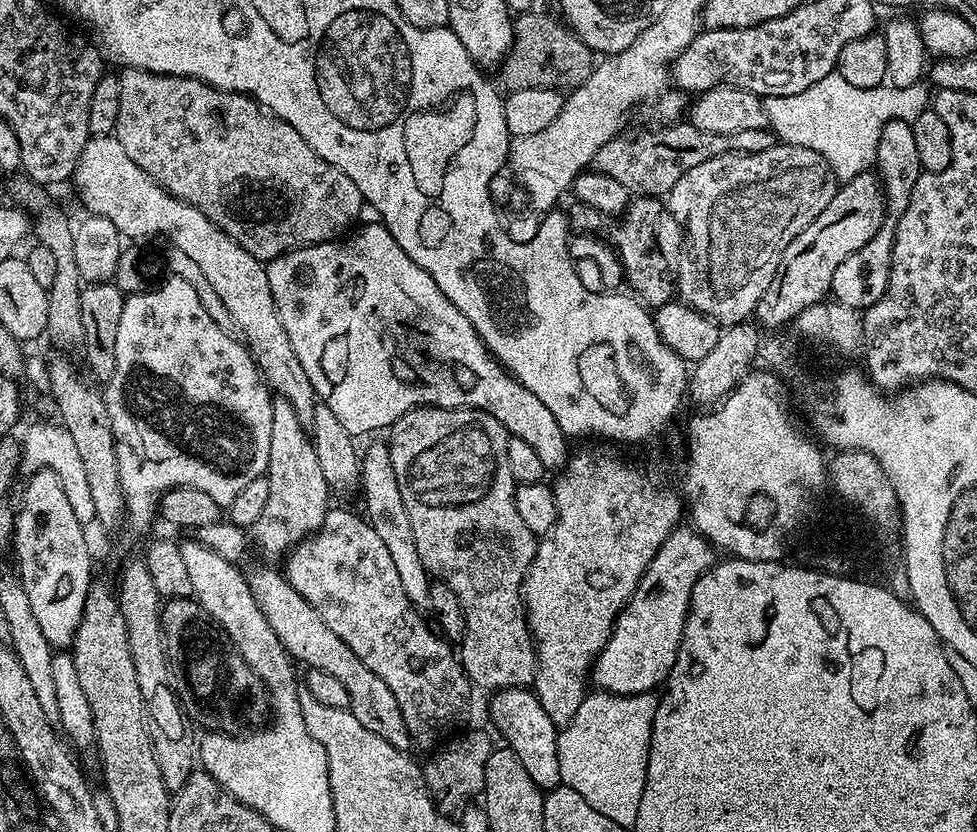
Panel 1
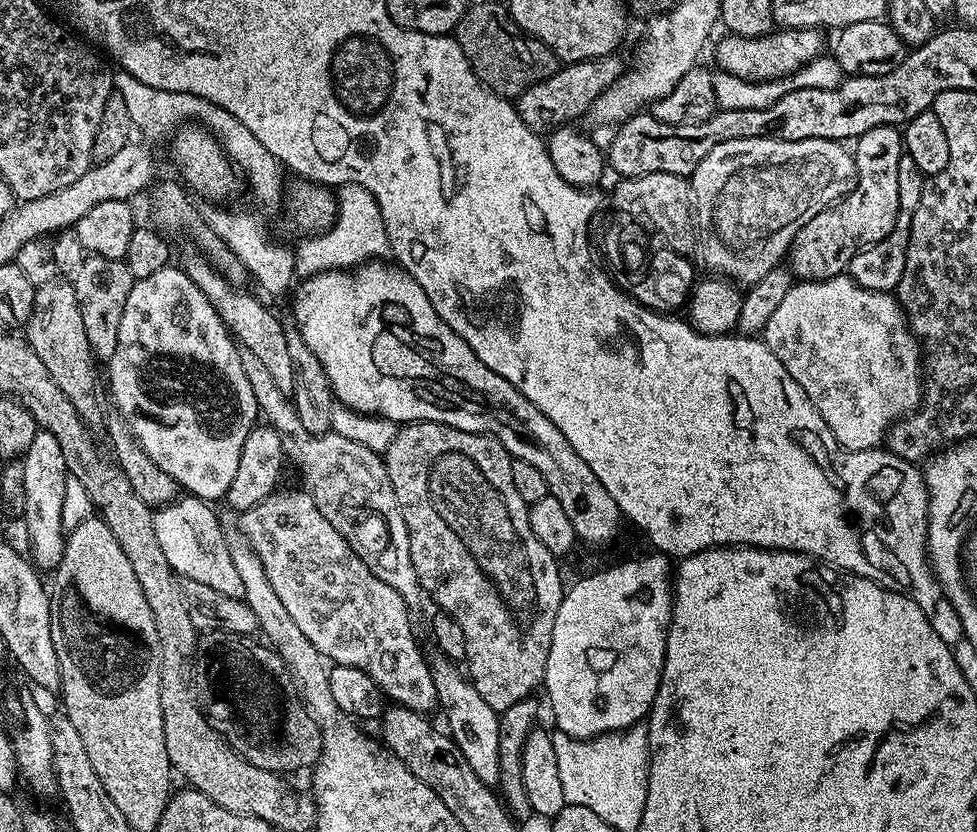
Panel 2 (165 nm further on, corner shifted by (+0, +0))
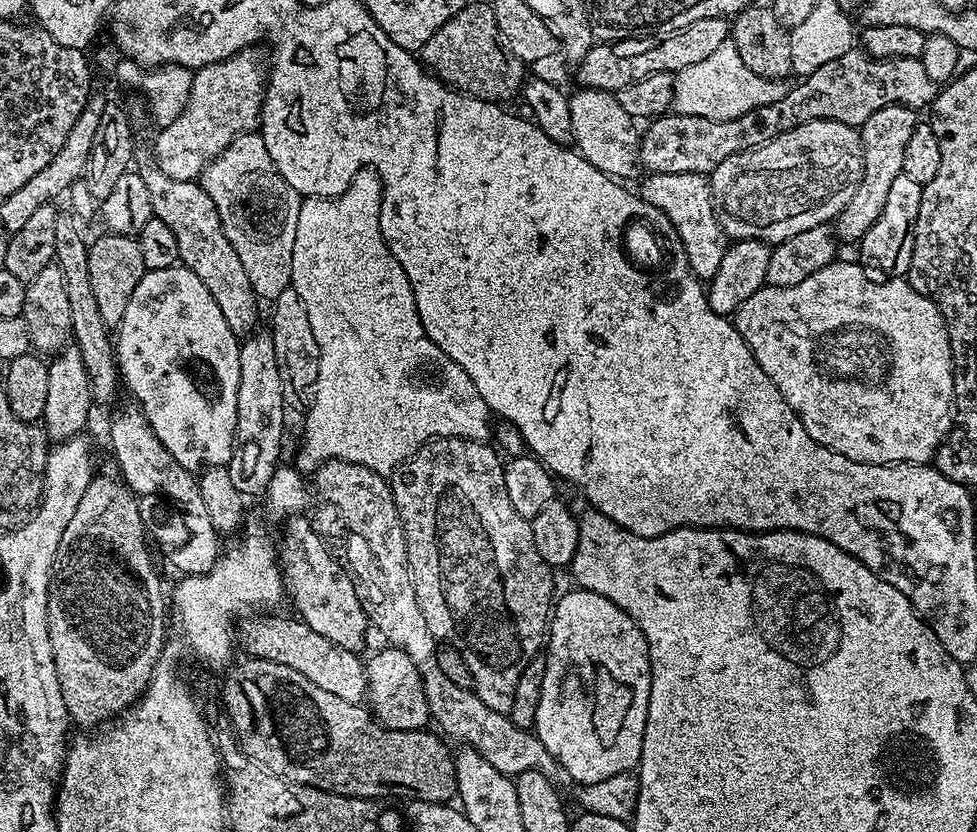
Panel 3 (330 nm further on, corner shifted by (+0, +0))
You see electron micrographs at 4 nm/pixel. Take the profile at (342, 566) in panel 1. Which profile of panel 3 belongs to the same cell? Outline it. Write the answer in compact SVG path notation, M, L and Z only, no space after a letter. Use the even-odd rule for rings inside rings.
M304 514L289 515L283 521L284 537L278 540L280 574L284 577L287 599L292 599L295 615L310 626L310 630L330 638L330 642L338 642L338 646L346 650L359 653L364 635L370 632L370 621L363 599L358 595L358 585L347 567L337 557L337 561L332 557L331 550L324 545L325 537L314 524L312 529L306 517Z

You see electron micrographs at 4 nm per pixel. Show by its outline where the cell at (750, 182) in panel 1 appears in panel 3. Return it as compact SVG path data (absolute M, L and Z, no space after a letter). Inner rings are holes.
M811 120L805 124L799 124L796 128L791 128L788 132L767 137L763 144L758 144L755 148L747 148L738 154L730 154L730 158L726 158L726 162L722 162L722 166L715 168L710 174L713 212L725 237L732 240L760 240L763 244L775 246L781 244L786 238L794 238L794 234L799 234L801 230L810 230L810 226L835 221L840 211L846 206L846 202L850 202L850 198L854 198L854 190L863 173L864 151L859 131L853 125L843 124L837 120Z

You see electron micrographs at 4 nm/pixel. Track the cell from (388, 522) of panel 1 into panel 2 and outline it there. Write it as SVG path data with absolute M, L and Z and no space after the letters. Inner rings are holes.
M439 650L433 651L430 656L434 690L436 691L437 705L444 707L444 716L448 719L446 731L452 740L462 750L462 758L470 762L474 774L482 778L484 784L499 785L500 771L498 770L498 722L500 713L495 712L484 699L482 694L472 685L471 679L457 665Z

